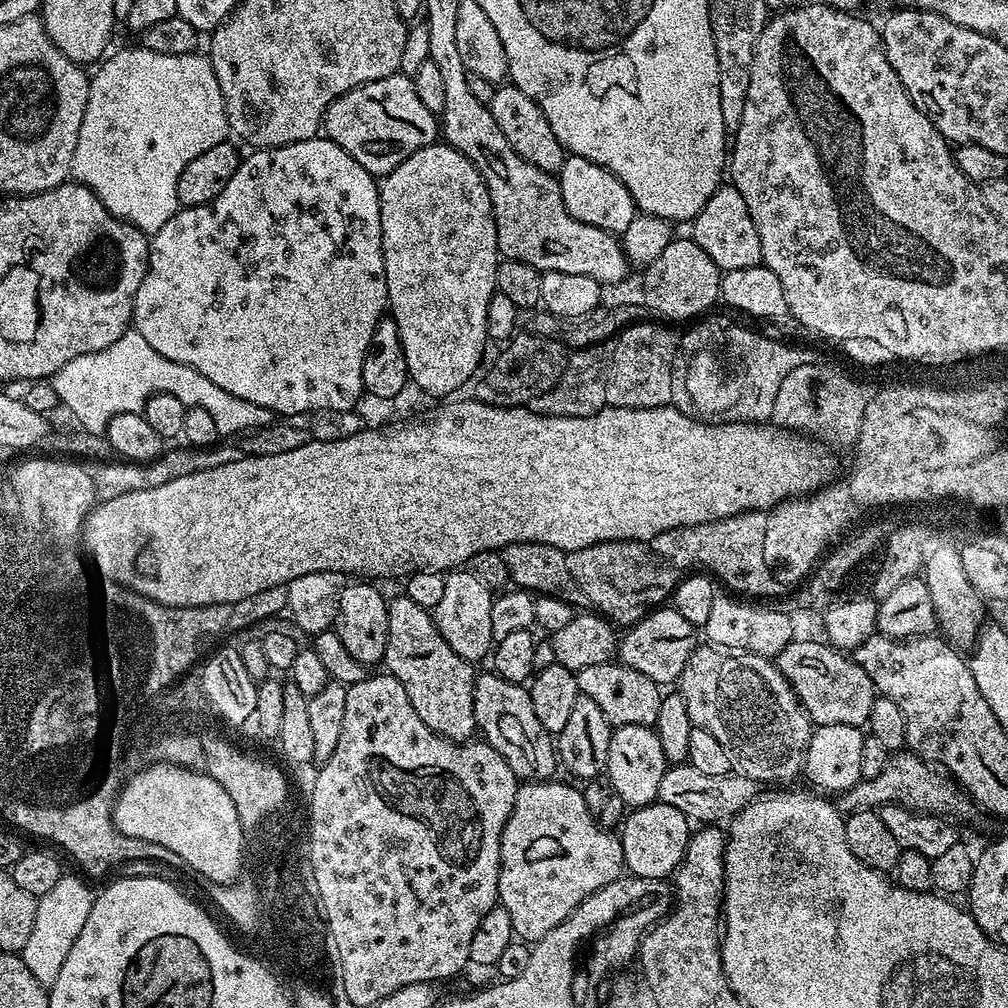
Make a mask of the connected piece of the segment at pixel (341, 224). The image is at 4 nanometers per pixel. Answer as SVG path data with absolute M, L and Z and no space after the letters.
M327 138L303 140L302 142L287 144L281 148L261 148L249 151L249 153L249 156L247 153L241 159L234 178L230 178L230 182L226 182L222 194L215 196L208 204L181 207L174 214L174 218L170 218L170 222L166 222L166 226L162 226L162 230L158 230L151 237L148 250L148 269L142 278L142 286L138 286L138 294L134 298L134 310L132 311L134 331L142 334L142 338L146 338L146 342L150 342L150 346L154 346L154 350L158 350L158 354L162 354L162 358L170 358L170 362L182 362L186 366L198 370L198 374L206 374L206 378L210 378L210 382L222 386L222 390L226 390L229 394L235 394L237 398L246 398L246 402L254 402L254 406L262 406L273 412L273 414L280 415L281 412L284 418L291 418L299 412L322 410L323 408L351 412L357 407L356 403L359 402L360 396L365 395L364 383L362 382L362 366L376 324L385 315L388 308L388 287L386 286L384 251L382 250L382 222L380 221L380 190L377 177L371 176L366 169L358 166L358 162L354 162L354 158L350 158L350 154L346 154L346 150L342 150L342 146L338 146L333 140Z

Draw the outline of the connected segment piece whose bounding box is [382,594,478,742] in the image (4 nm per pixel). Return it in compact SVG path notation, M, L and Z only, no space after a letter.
M407 594L388 600L388 637L382 661L387 675L398 678L410 694L410 706L418 713L418 718L447 740L468 742L477 735L474 718L474 690L476 676L473 665L463 660L442 638L436 629L436 621L429 609L410 602Z

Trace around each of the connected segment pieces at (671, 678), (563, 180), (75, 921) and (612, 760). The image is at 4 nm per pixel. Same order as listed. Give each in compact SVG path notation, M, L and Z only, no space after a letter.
M660 606L647 613L643 619L631 625L627 632L618 648L619 659L627 668L638 670L638 674L646 674L661 686L675 685L679 681L698 645L697 625L682 618L682 614L678 614L678 610L671 606Z
M569 155L558 173L562 200L566 202L566 210L578 222L586 222L586 226L598 226L598 230L606 230L613 234L623 234L626 226L634 222L638 209L630 190L610 170L598 166L581 156Z
M68 874L61 875L60 880L54 882L53 889L46 890L46 894L37 899L34 930L30 933L22 955L30 974L34 974L40 984L50 986L58 978L62 964L74 946L74 940L78 934L82 934L82 926L86 926L86 920L90 918L95 901L94 888L86 881Z
M619 725L610 738L608 751L608 767L606 777L612 783L616 796L629 809L641 808L653 803L660 795L662 774L670 767L666 754L662 750L662 742L655 727Z

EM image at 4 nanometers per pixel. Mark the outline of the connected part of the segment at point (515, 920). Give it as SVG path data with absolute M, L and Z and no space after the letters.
M524 782L517 787L516 801L512 807L512 812L508 816L506 826L502 830L500 839L500 894L499 903L510 914L512 931L521 941L535 942L540 940L554 927L558 927L586 897L594 894L600 887L607 883L614 882L620 878L625 871L624 867L624 847L619 835L614 831L607 832L598 821L592 817L592 808L588 805L588 800L576 788L571 788L568 784L556 784L557 782Z

